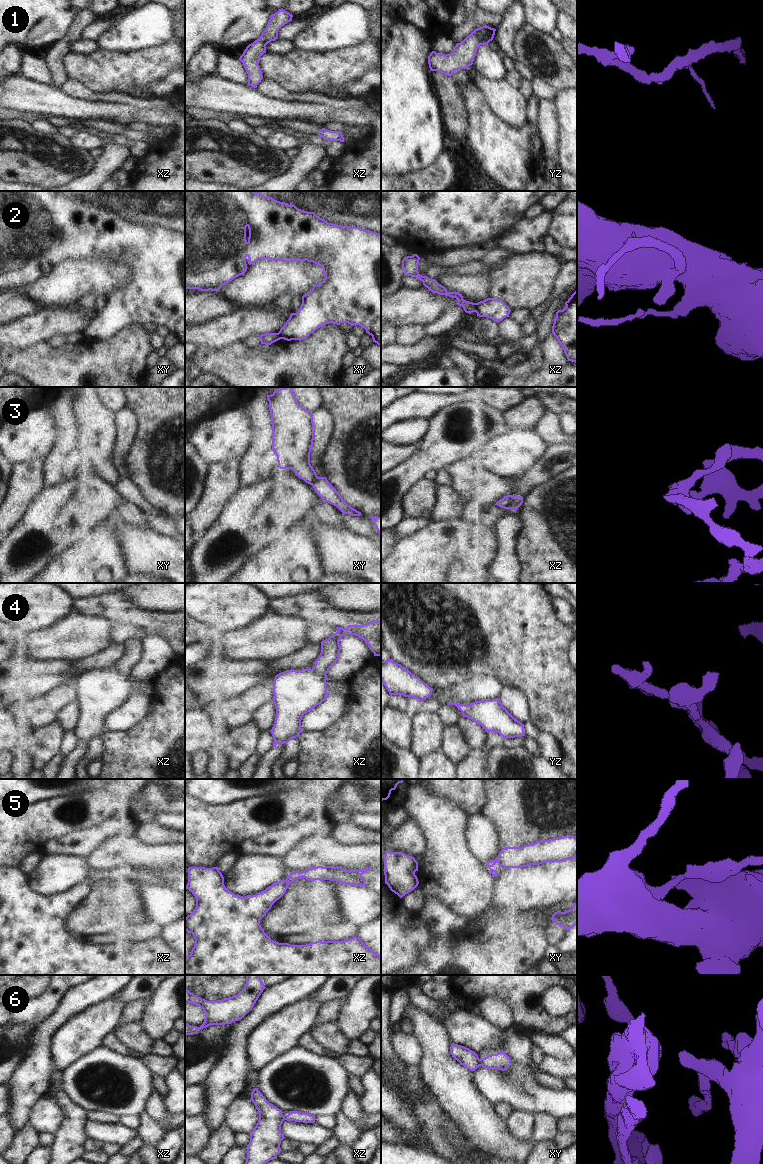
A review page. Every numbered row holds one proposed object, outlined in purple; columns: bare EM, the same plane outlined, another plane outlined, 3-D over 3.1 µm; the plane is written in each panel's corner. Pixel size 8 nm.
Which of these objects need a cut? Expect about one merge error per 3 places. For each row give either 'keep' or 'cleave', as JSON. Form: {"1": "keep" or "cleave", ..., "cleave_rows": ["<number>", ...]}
{"1": "keep", "2": "cleave", "3": "cleave", "4": "keep", "5": "keep", "6": "cleave", "cleave_rows": ["2", "3", "6"]}

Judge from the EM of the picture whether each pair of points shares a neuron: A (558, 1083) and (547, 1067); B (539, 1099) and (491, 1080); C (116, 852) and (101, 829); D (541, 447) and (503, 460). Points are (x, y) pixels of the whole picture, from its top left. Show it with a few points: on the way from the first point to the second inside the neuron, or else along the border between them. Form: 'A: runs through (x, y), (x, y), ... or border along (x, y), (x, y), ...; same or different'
A: border along (536, 1066), (541, 1071), (556, 1075), (562, 1079); different
B: runs through (527, 1097), (520, 1095), (511, 1086), (503, 1086); same
C: border along (131, 836), (111, 836), (102, 841), (89, 853); different
D: runs through (532, 447), (524, 447), (512, 454); same

